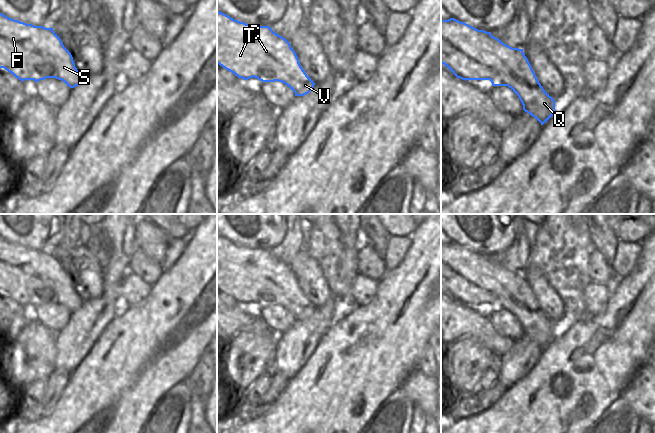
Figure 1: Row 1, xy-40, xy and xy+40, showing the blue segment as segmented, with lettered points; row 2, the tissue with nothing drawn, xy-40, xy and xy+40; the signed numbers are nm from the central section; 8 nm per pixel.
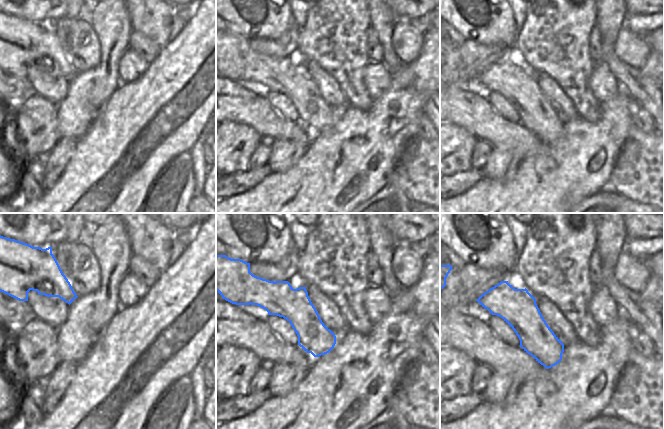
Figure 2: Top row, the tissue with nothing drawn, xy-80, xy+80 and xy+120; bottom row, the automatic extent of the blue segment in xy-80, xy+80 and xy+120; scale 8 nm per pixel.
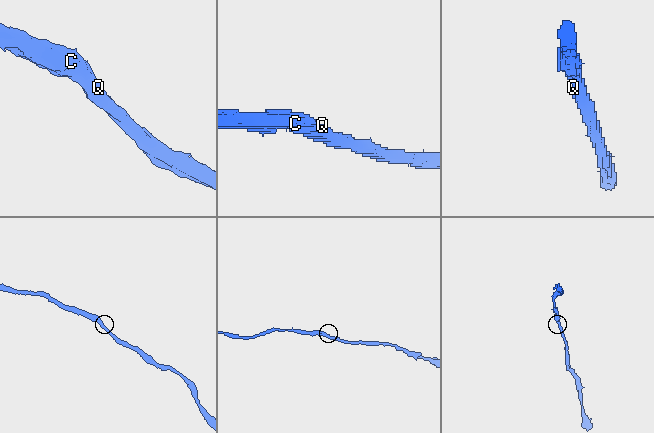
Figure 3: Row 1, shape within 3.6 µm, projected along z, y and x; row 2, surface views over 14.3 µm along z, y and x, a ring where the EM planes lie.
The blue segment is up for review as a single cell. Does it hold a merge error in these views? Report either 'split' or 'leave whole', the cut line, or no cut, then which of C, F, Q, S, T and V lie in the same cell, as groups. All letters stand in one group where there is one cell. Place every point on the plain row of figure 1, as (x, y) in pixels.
leave whole; cut none; groups C F Q S T V

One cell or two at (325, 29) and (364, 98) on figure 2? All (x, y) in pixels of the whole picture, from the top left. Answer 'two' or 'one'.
one

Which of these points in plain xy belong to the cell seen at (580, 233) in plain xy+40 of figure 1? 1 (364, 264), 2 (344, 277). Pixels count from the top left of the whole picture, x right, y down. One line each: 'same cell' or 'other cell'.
1: other cell
2: same cell

